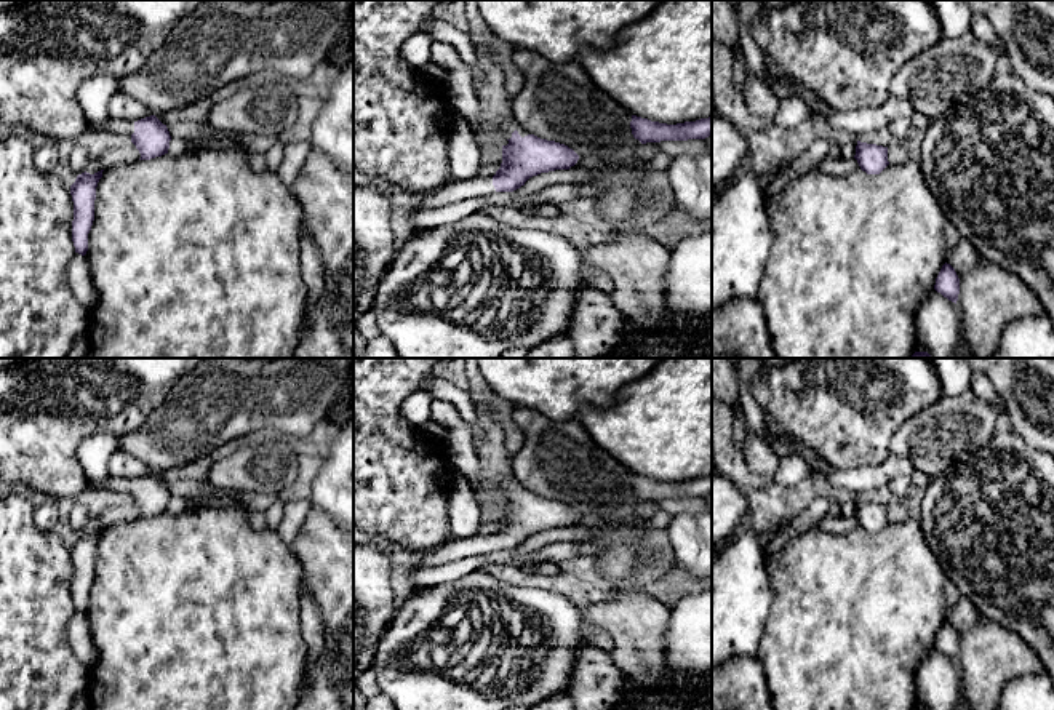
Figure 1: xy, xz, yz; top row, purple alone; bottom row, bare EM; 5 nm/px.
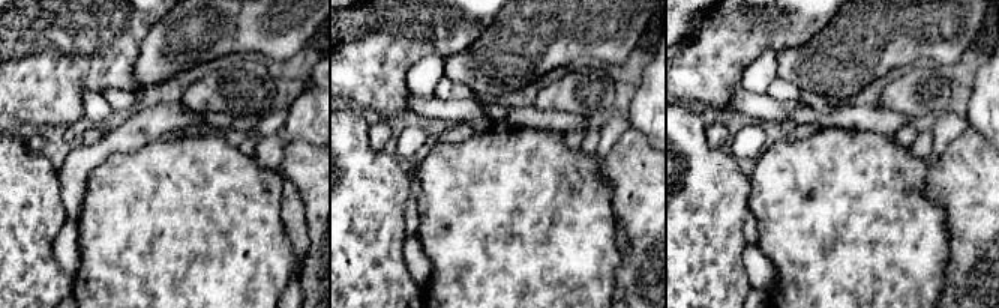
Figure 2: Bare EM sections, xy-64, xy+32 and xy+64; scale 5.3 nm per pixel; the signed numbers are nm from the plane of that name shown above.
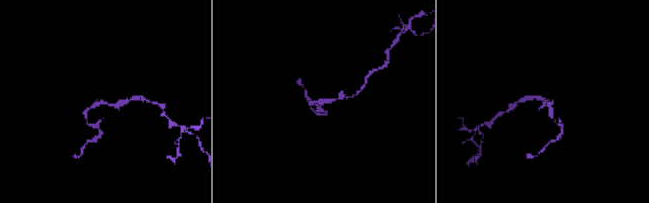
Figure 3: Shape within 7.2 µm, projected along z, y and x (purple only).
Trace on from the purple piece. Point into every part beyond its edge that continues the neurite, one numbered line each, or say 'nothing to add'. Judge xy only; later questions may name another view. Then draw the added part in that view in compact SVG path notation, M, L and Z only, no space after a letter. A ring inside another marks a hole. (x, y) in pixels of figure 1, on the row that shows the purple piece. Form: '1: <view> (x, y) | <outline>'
1: xy (120, 127) | M114 118L107 120L101 128L94 128L91 123L88 123L88 126L90 130L126 134L126 136L131 136L134 133L134 122L114 120Z

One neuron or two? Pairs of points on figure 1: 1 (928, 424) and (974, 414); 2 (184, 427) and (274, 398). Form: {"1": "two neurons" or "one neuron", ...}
{"1": "one neuron", "2": "one neuron"}

